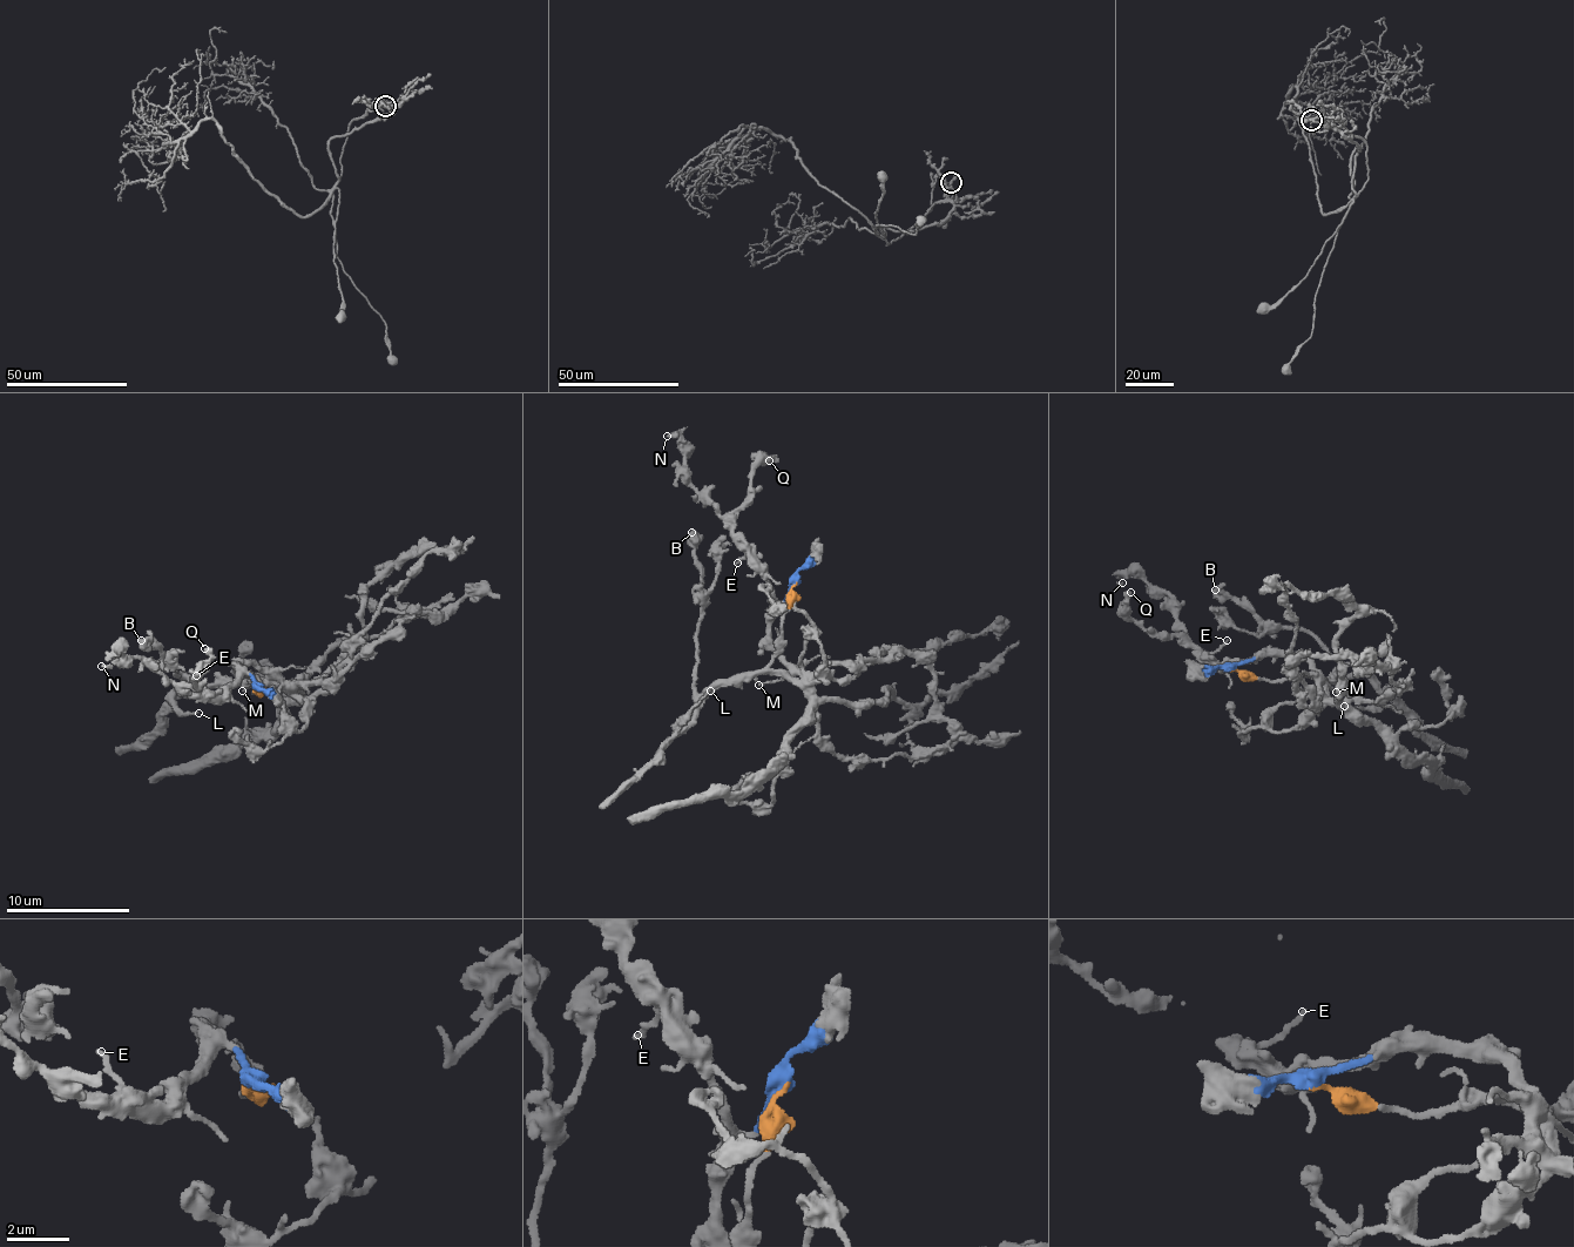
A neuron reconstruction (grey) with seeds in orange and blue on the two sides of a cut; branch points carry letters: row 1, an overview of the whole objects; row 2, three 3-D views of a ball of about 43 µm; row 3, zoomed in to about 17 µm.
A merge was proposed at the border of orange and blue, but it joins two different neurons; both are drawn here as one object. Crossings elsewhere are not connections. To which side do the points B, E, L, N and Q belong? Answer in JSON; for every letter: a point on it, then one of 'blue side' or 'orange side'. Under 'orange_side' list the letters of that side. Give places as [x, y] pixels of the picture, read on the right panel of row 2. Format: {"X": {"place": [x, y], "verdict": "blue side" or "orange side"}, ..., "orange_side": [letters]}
{"B": {"place": [1215, 590], "verdict": "orange side"}, "E": {"place": [1227, 640], "verdict": "blue side"}, "L": {"place": [1344, 706], "verdict": "orange side"}, "N": {"place": [1122, 582], "verdict": "blue side"}, "Q": {"place": [1130, 592], "verdict": "blue side"}, "orange_side": ["B", "L"]}

